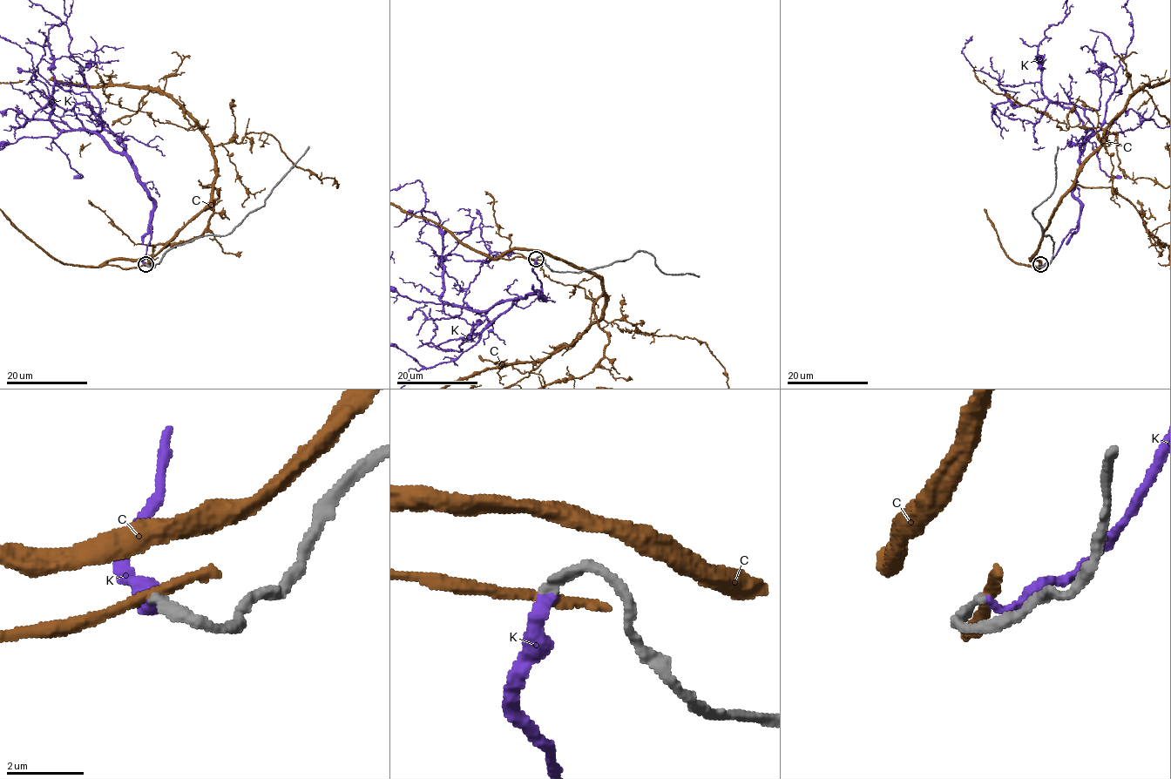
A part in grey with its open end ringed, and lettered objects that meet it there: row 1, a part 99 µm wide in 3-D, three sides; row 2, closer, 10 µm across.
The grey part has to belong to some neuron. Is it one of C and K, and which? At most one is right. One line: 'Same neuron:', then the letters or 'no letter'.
Same neuron: K

